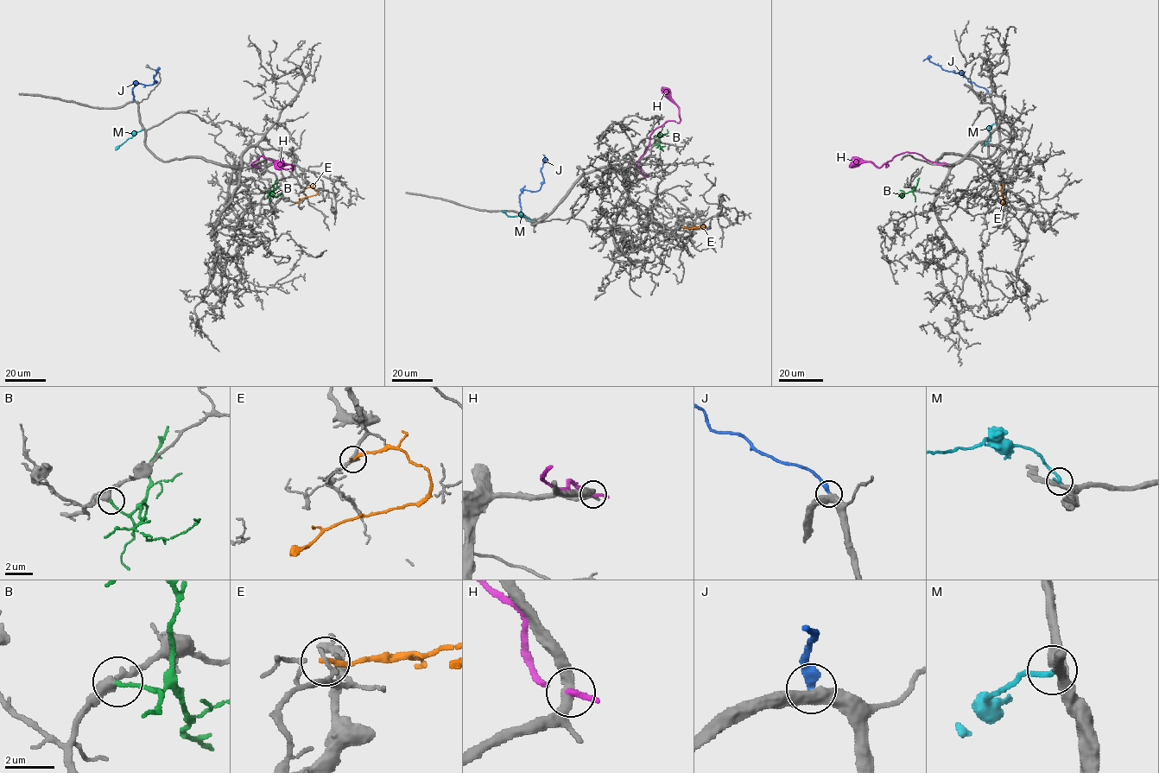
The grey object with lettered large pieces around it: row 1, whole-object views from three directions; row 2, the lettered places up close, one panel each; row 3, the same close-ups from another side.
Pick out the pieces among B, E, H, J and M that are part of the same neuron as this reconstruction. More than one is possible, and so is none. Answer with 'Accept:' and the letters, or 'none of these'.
Accept: B

